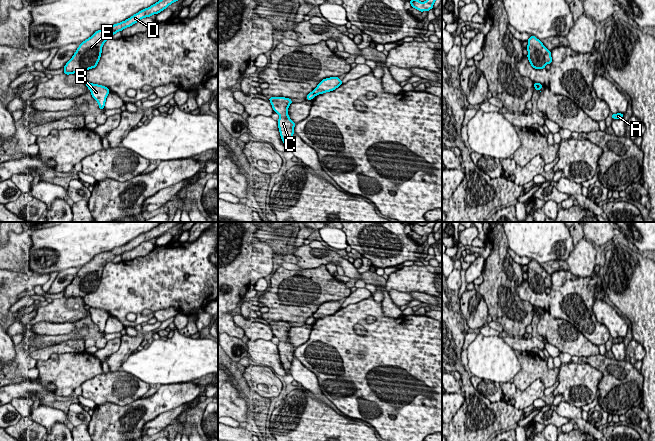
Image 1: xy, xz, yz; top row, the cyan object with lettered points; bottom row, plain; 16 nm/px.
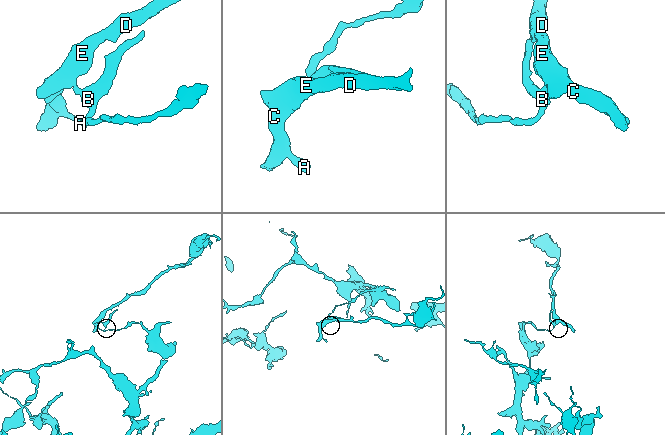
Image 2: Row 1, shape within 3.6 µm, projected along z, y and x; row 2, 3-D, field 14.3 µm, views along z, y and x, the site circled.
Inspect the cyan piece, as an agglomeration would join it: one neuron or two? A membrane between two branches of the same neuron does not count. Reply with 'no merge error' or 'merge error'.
merge error

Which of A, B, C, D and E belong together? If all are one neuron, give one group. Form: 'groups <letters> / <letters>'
groups A C D E / B

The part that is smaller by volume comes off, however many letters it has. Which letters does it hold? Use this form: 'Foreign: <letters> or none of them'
Foreign: A, C, D, E

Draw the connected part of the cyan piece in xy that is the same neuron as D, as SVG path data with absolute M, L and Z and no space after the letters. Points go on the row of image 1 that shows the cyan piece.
M159 0L157 3L141 10L123 22L96 31L90 38L79 44L79 47L72 56L71 60L64 66L64 74L83 74L88 69L95 68L101 57L102 46L107 39L111 38L118 31L122 31L124 28L135 24L142 18L158 14L176 1L178 0Z

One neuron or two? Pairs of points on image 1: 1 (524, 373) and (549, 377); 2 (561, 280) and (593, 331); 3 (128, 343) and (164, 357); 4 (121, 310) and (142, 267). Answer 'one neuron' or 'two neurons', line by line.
1: one neuron
2: one neuron
3: two neurons
4: one neuron

